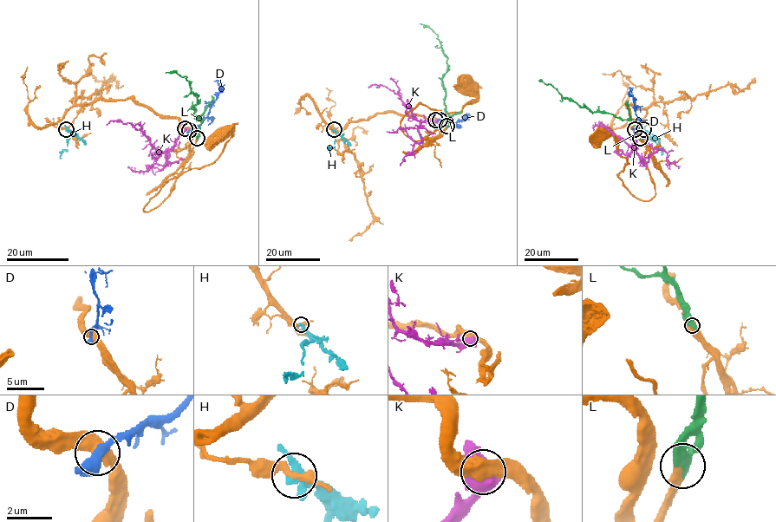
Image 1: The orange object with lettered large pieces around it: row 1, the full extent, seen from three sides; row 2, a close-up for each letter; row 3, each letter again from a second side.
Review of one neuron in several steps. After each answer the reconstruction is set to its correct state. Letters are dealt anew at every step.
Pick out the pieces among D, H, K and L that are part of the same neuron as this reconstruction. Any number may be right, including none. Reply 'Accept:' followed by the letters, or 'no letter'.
Accept: L

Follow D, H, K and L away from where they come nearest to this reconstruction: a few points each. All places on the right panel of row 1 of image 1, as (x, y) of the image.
D: (635, 130), (637, 119), (635, 98), (629, 88), (633, 88)
H: (644, 129), (661, 146), (661, 154)
K: (635, 129), (636, 146), (634, 149), (602, 126)
L: (641, 137), (638, 129), (629, 120), (590, 112), (562, 96), (550, 84), (538, 81)

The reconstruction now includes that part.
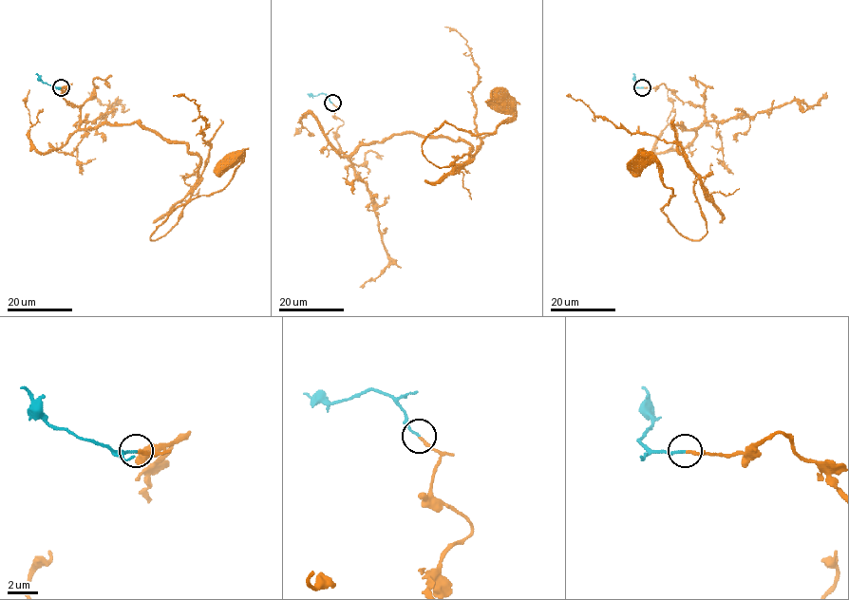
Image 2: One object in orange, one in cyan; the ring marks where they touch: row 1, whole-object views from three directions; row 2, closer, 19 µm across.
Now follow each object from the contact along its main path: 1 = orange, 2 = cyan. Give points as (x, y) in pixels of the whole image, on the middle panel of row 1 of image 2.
1: (332, 103), (351, 165), (394, 135), (471, 144), (438, 167), (422, 142), (444, 122), (492, 133), (502, 105)
2: (332, 103), (324, 94), (313, 96), (308, 94)

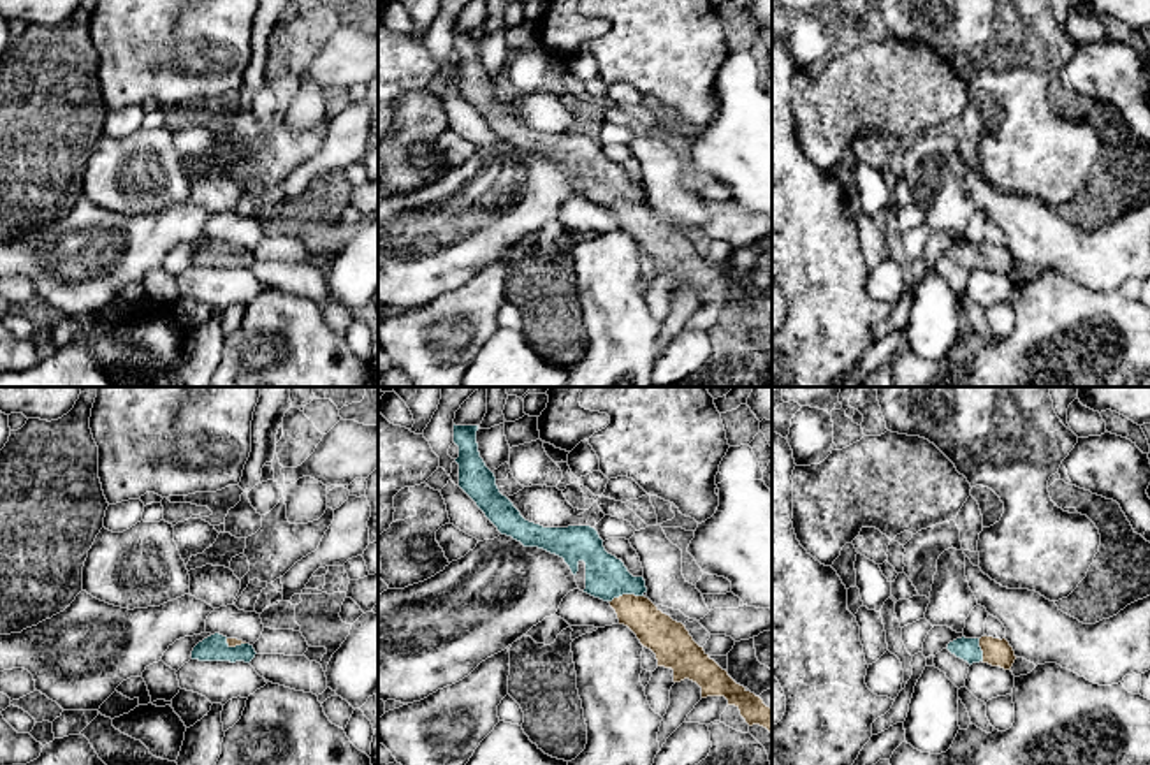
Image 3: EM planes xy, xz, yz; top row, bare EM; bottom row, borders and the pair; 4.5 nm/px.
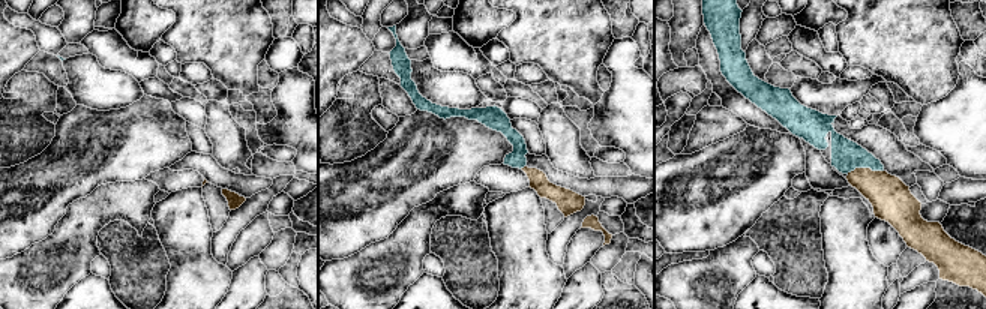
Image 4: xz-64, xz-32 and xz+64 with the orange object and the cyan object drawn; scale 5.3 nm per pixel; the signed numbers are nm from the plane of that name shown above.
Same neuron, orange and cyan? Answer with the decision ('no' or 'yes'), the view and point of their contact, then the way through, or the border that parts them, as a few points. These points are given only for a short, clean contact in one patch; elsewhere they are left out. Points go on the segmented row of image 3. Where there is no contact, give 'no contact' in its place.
yes | xz (625, 595) | across xz (658, 632), (625, 595), (607, 577)

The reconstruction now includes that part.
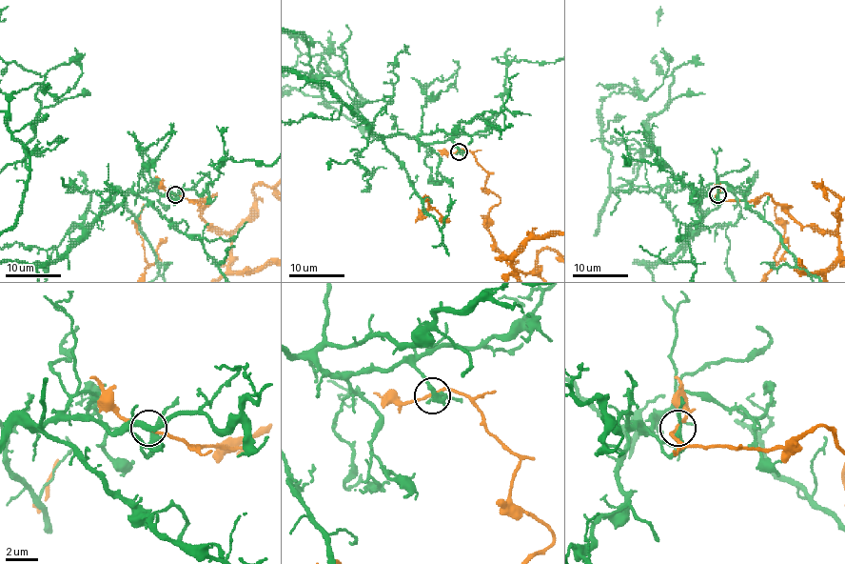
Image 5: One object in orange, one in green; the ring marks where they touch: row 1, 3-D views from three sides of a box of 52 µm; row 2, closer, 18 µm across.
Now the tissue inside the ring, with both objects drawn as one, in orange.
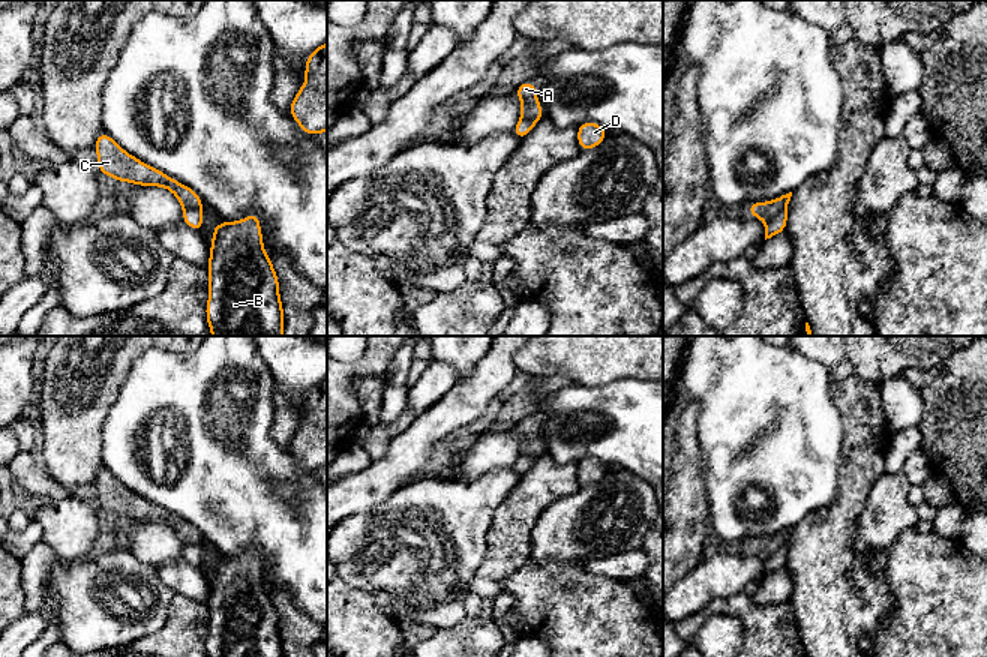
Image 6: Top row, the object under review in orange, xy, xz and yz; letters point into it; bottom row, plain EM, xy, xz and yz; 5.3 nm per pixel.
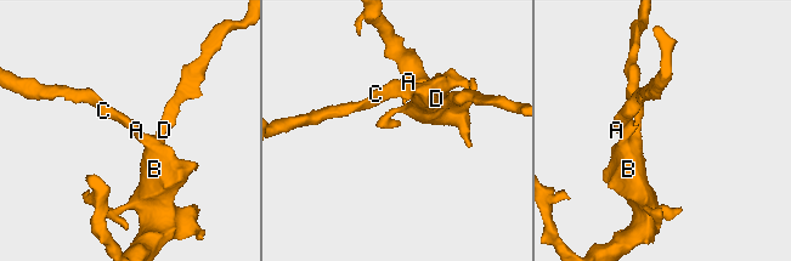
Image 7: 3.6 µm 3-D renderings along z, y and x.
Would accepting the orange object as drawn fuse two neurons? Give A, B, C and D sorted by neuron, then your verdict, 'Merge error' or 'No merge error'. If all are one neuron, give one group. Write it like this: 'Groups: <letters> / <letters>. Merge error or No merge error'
Groups: A C / B D. Merge error

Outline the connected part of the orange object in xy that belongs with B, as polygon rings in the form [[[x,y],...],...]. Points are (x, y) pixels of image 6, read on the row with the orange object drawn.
[[[256,213],[214,225],[206,308],[212,336],[284,336],[279,279],[262,243]]]

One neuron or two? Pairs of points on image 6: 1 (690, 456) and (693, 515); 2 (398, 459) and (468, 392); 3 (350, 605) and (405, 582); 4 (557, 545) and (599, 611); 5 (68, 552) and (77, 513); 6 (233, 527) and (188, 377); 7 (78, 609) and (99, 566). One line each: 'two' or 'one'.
1: one
2: one
3: two
4: two
5: one
6: one
7: one

